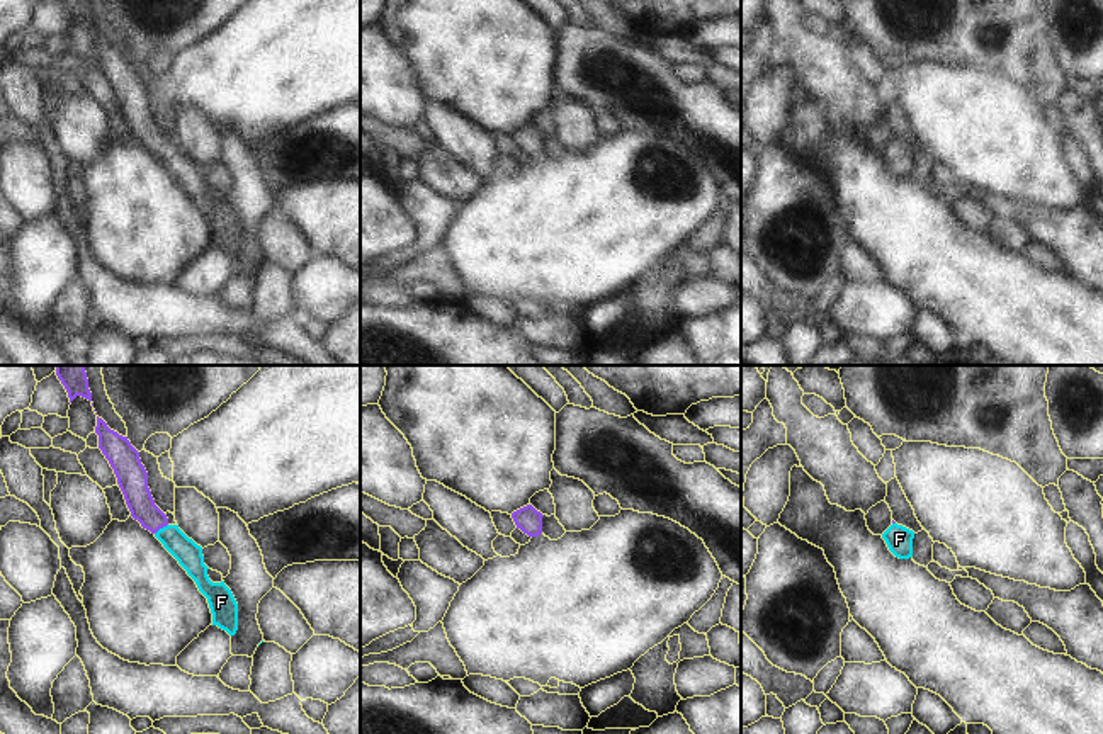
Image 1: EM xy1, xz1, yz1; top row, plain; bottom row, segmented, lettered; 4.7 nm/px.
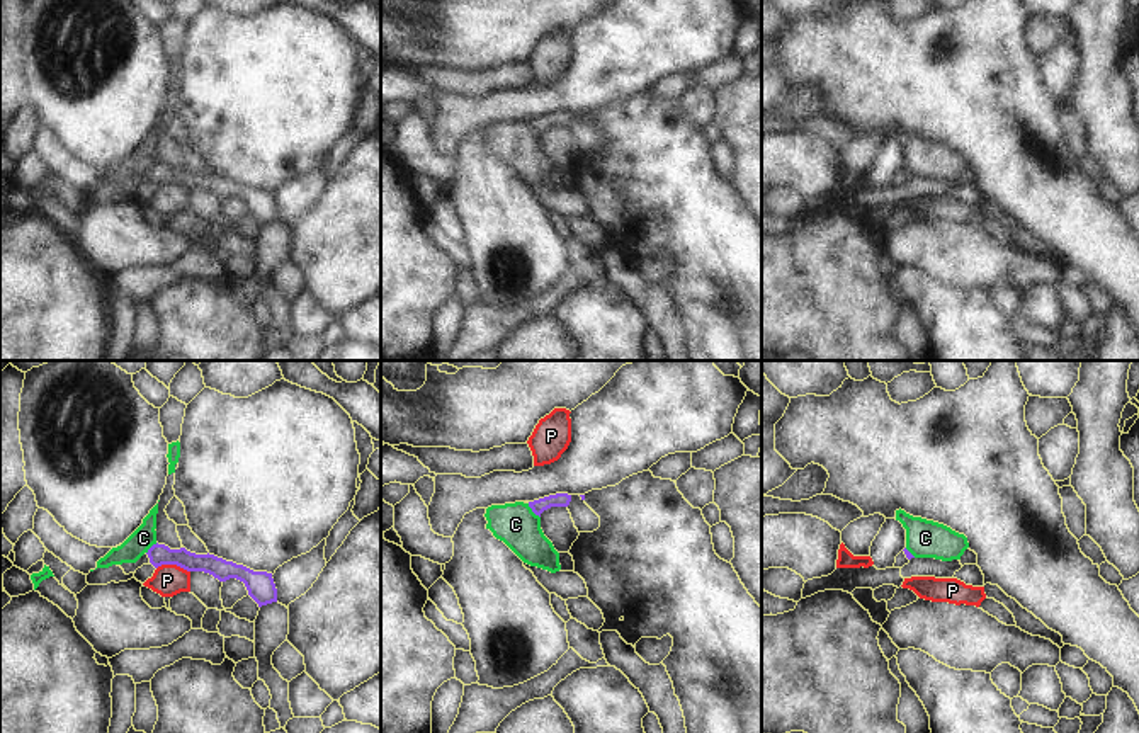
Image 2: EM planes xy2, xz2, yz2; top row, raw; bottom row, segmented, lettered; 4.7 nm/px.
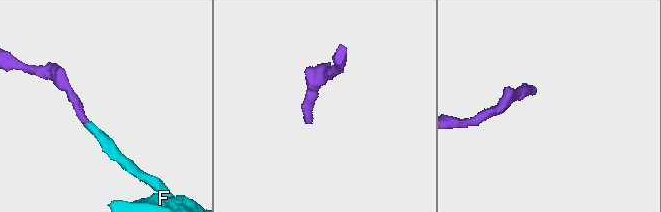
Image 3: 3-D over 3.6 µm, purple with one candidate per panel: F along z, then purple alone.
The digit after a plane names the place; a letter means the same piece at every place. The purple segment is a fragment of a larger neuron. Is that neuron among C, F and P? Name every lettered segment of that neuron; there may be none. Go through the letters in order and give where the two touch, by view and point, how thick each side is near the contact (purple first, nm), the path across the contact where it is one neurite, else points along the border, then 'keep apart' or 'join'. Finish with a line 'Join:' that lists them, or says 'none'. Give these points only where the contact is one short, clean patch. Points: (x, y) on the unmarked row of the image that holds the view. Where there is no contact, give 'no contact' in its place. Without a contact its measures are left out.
C: xz2 (532, 130) | 70/200 nm | along xz2 (527, 123), (539, 136) | keep apart
F: xy1 (160, 146) | 140/120 nm | across xy1 (133, 102), (141, 126), (160, 146), (186, 170) | join
P: xy2 (174, 182) | 100/150 nm | along xy2 (157, 186), (179, 184), (189, 191) | keep apart
Join: F

